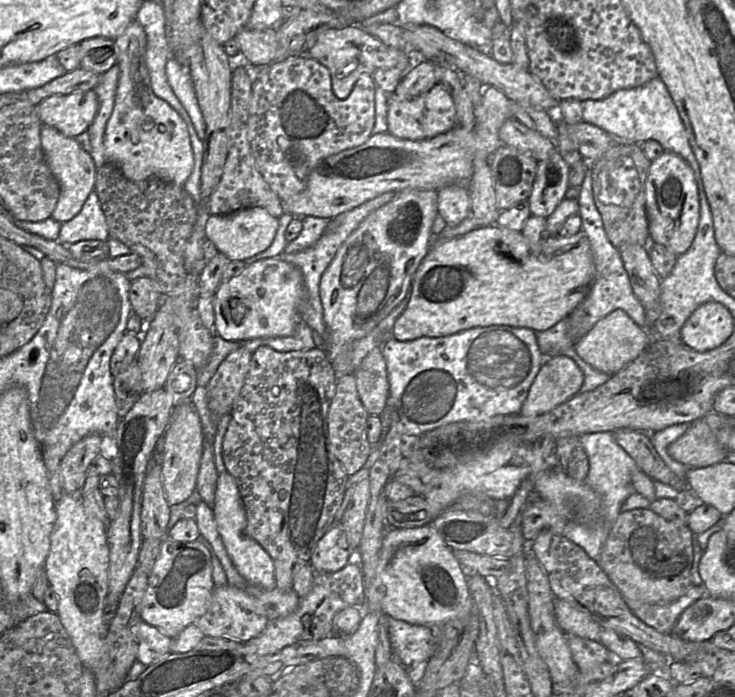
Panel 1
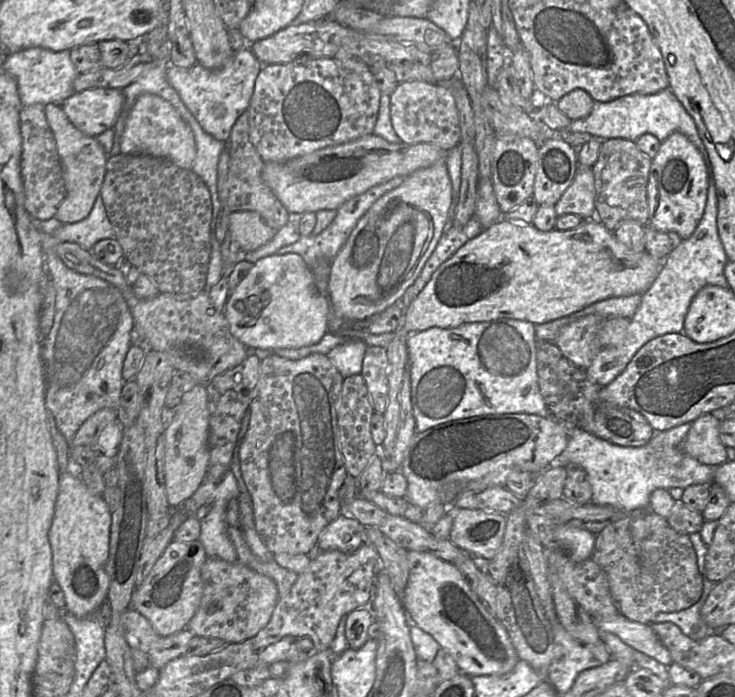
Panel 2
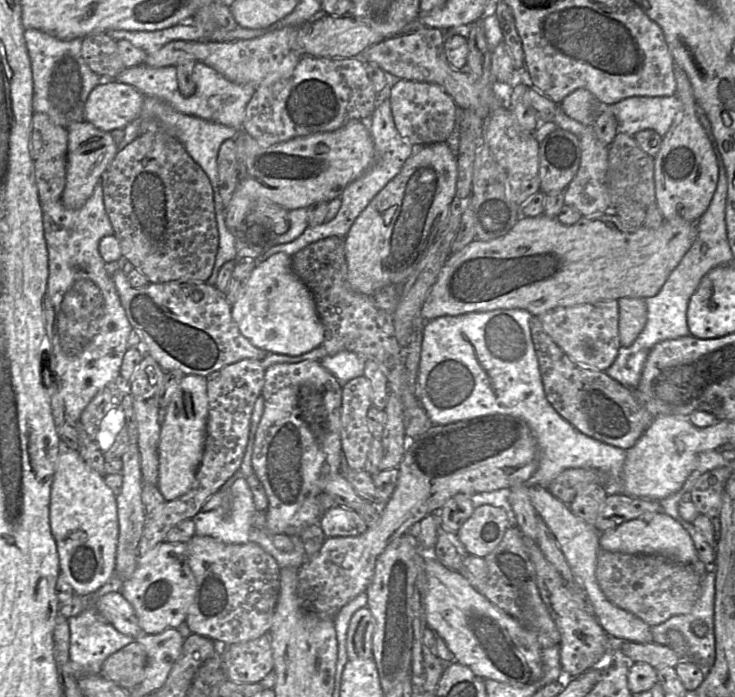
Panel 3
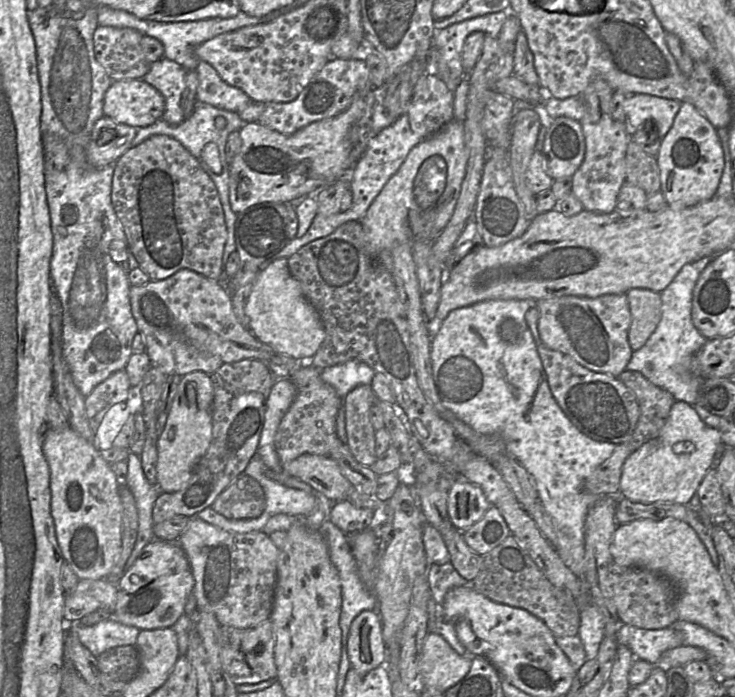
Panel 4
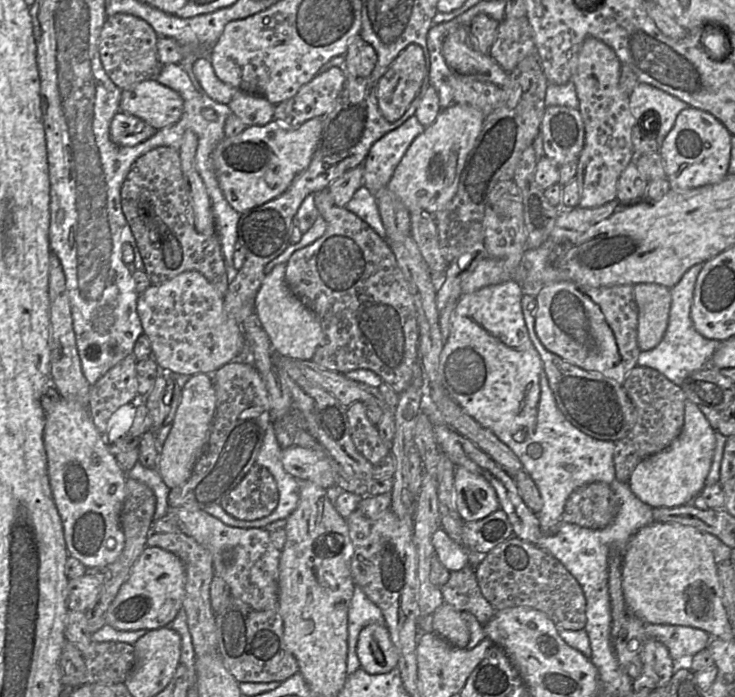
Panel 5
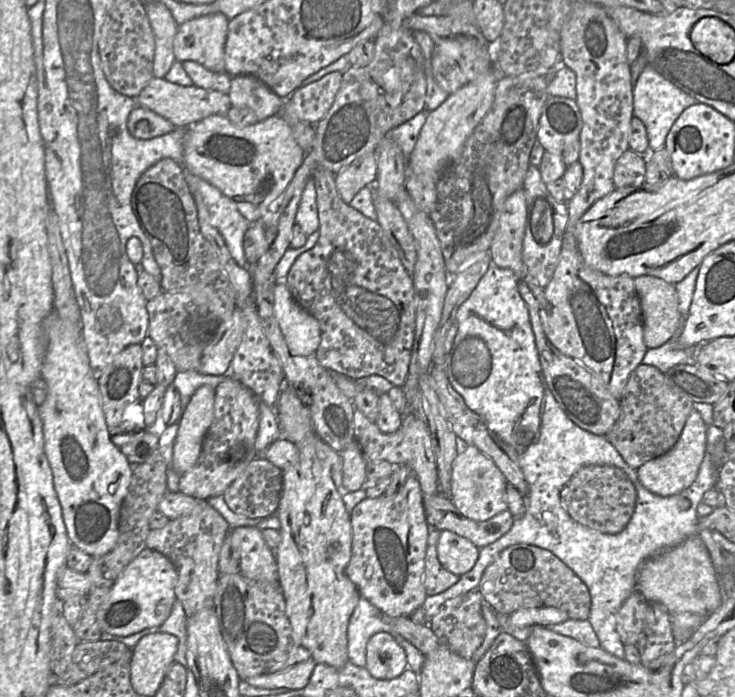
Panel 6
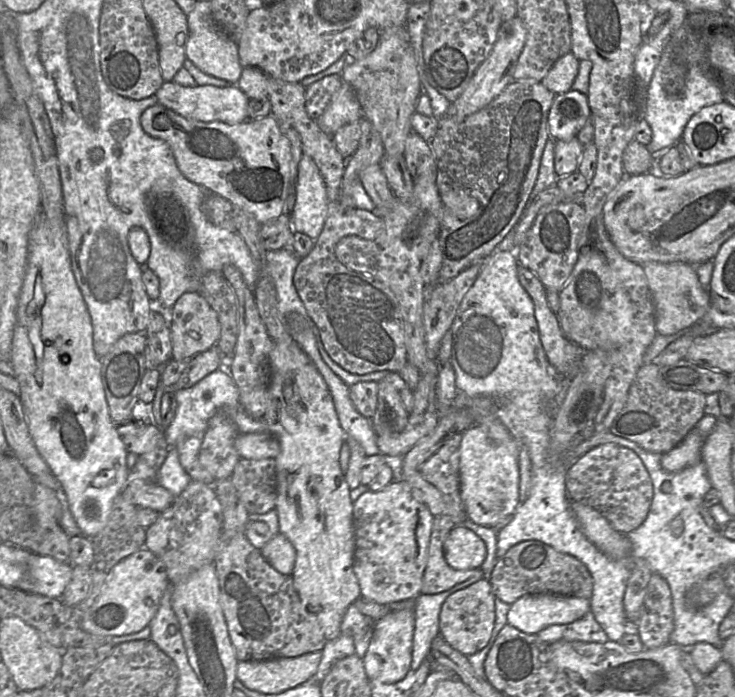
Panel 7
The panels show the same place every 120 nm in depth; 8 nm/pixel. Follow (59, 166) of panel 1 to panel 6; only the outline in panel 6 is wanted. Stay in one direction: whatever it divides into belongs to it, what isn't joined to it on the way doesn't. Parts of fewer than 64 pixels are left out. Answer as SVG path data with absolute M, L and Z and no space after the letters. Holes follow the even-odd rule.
M137 106L128 116L127 128L137 139L151 139L173 131L175 126L156 112Z

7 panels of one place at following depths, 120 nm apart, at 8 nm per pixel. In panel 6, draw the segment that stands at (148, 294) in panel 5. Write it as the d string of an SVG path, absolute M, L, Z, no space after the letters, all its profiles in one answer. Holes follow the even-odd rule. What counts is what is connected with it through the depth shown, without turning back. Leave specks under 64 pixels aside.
M161 291L155 298L147 301L146 309L149 318L148 336L156 346L166 351L178 371L196 370L204 349L215 336L220 323L209 312L205 301L196 300L185 292Z

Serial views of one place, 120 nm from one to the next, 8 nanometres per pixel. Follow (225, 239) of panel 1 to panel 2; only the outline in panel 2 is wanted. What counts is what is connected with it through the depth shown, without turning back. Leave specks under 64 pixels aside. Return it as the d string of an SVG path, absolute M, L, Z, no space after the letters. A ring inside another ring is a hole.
M235 211L228 214L228 231L242 253L250 252L270 241L275 230L254 211Z

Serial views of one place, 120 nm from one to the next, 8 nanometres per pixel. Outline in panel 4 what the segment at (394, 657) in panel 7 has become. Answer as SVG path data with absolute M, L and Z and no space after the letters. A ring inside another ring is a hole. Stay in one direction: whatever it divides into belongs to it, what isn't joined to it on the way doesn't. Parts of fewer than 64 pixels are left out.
M376 610L362 611L352 621L347 648L351 666L358 672L368 672L387 662L382 624Z

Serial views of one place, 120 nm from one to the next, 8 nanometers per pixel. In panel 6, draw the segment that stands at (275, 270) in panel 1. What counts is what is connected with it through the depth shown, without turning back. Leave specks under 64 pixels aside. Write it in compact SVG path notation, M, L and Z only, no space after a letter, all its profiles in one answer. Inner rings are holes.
M276 279L273 294L274 316L289 352L295 356L315 354L321 340L318 321L294 300L286 279Z

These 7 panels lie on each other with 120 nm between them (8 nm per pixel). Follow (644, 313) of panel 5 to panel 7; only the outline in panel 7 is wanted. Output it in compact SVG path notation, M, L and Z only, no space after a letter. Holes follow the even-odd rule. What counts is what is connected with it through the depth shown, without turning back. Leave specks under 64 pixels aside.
M682 262L643 264L655 310L657 334L672 335L697 324L709 307L708 289L702 286L696 273L696 265Z

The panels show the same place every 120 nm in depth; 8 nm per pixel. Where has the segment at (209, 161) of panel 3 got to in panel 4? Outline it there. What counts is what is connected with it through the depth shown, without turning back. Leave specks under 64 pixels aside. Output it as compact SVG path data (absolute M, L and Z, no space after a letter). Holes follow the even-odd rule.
M210 104L207 107L198 107L197 105L197 108L198 110L195 110L195 112L193 111L190 117L177 125L171 125L160 118L149 126L138 128L135 137L131 142L131 148L138 146L153 135L167 135L178 140L195 158L200 161L204 146L213 142L217 146L219 158L222 160L222 169L224 169L225 166L228 166L225 152L227 138L231 132L240 130L245 122L239 117L238 113L223 110ZM217 117L223 117L226 120L226 126L224 129L218 129L215 126L215 120Z

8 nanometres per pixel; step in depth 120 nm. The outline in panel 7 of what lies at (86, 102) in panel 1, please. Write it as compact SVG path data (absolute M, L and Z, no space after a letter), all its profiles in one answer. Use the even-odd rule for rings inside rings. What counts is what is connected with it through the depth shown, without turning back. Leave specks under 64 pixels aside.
M172 81L164 82L155 93L158 103L179 115L201 122L221 121L237 124L248 120L249 98L235 84L226 87L213 85L182 86Z

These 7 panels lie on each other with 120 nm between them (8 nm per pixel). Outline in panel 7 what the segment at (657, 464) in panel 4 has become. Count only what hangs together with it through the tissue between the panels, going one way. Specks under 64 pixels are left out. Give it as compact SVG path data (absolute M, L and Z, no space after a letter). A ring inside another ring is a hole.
M694 427L676 447L662 455L662 468L674 473L700 462L704 441L705 438Z

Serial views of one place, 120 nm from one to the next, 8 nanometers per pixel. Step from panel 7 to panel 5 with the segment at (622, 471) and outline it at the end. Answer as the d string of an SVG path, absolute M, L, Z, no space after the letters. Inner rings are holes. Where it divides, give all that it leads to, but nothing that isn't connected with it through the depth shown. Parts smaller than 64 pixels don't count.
M597 481L577 488L567 499L564 521L589 529L603 529L616 516L619 501L610 485Z

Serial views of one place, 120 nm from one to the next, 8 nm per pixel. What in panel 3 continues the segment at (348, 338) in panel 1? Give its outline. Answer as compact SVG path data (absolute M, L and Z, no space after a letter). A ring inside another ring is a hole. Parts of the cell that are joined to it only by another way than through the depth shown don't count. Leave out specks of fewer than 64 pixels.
M446 142L423 145L415 150L400 173L371 200L344 237L347 282L354 291L373 296L384 286L401 286L413 274L446 224L457 177L457 156Z

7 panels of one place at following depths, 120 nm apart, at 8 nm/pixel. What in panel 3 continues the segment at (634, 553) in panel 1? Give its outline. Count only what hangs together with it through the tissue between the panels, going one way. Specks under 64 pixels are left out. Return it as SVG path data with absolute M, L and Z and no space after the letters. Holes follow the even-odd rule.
M600 549L596 578L604 595L617 607L640 618L650 627L664 623L672 616L691 611L702 591L706 568L702 561L681 564L658 554L627 554Z

